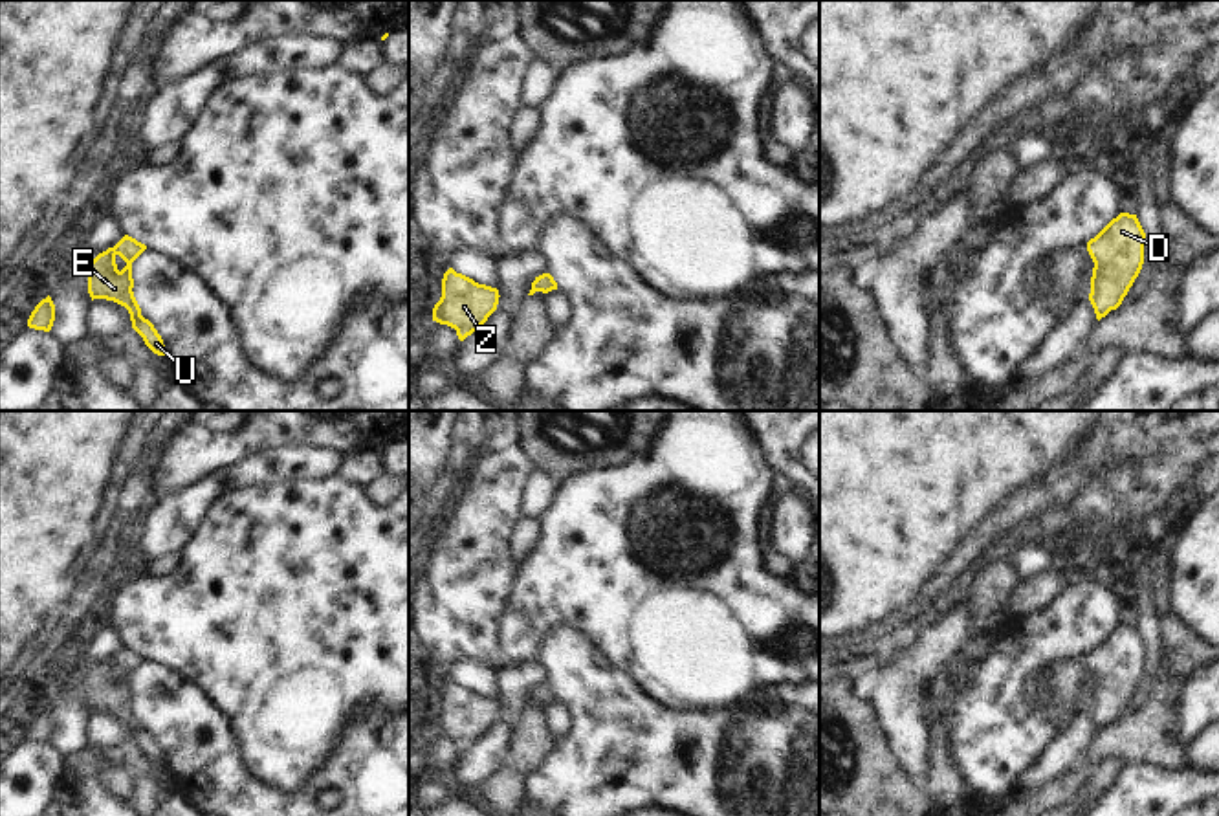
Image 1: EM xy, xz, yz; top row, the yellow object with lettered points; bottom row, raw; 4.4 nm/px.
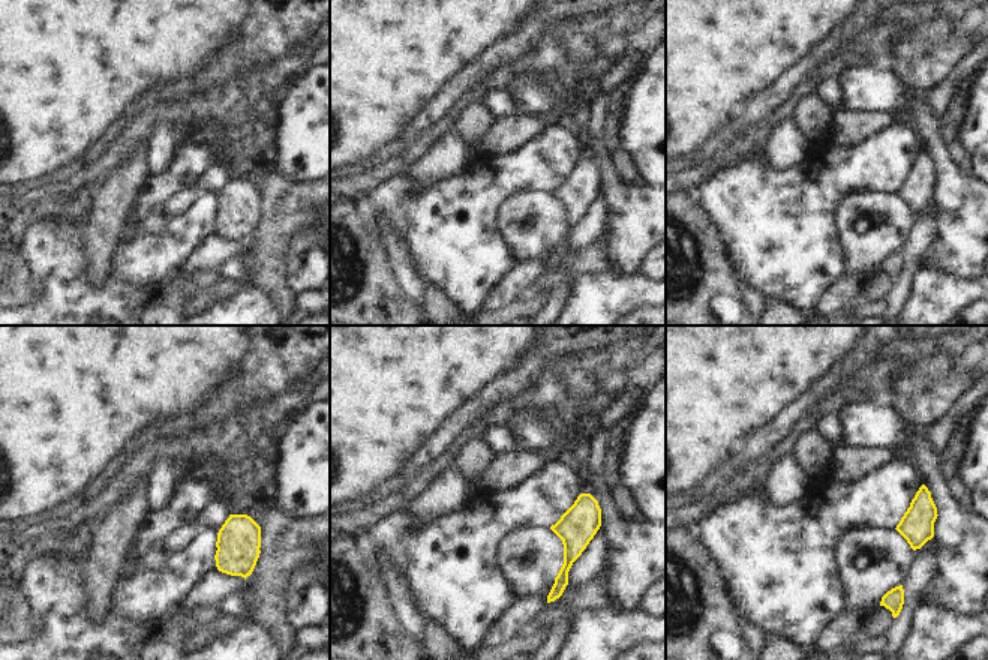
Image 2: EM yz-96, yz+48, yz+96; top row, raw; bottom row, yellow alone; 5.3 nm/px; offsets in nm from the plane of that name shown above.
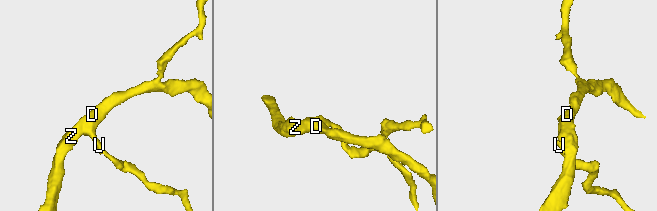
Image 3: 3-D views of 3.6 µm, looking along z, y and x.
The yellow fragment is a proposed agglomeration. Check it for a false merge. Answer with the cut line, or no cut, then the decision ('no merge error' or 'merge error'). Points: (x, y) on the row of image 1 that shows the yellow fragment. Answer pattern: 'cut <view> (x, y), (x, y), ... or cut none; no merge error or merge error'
cut none; no merge error

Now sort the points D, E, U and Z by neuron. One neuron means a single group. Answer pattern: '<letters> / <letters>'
D E U Z

